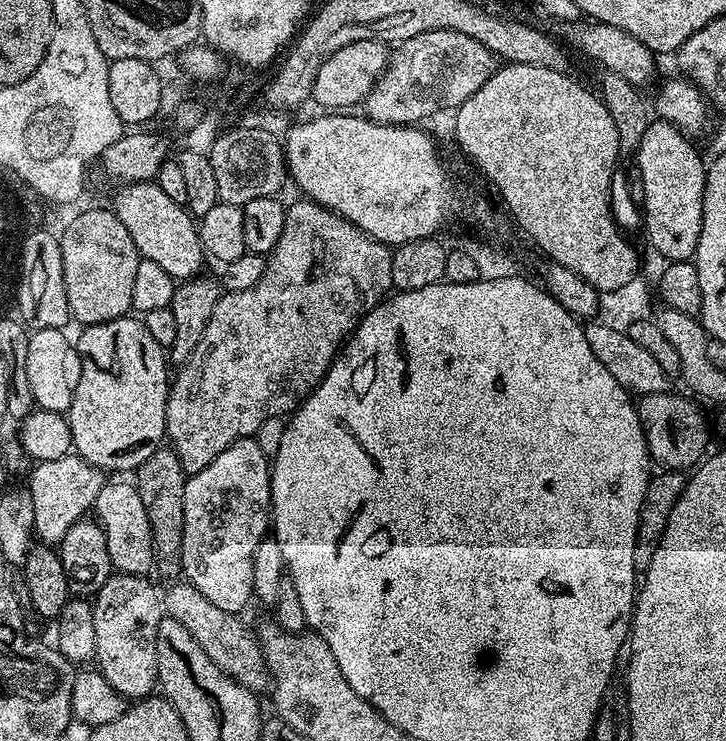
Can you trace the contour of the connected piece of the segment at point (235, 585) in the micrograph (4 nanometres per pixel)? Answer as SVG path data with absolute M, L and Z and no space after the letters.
M251 436L234 442L210 466L198 470L198 474L188 476L184 482L184 513L186 522L182 526L182 576L187 583L192 584L199 590L208 601L214 602L214 606L220 607L227 612L243 613L243 608L248 603L253 603L252 587L254 586L254 550L258 550L258 542L262 542L270 532L270 509L272 506L272 473L270 471L270 456L263 452L258 442Z

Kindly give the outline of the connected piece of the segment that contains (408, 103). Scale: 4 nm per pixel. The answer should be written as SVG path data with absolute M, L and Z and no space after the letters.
M449 28L414 34L414 38L399 41L395 45L387 68L376 79L376 85L364 99L363 115L379 124L419 125L423 116L428 116L431 112L440 112L443 108L455 110L462 102L466 102L466 98L470 98L470 94L478 94L478 90L482 90L482 86L486 86L489 78L496 73L497 67L497 56L489 48L482 46L482 42L466 34L458 34Z

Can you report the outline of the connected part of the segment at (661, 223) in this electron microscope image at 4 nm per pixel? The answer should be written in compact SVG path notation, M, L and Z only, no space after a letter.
M659 118L648 125L634 159L640 167L642 196L642 228L648 231L652 248L665 261L692 260L698 238L702 234L702 202L704 201L704 174L706 160L685 133L670 122Z

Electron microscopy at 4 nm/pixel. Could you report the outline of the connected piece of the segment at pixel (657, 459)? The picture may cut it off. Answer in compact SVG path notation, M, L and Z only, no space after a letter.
M675 391L641 395L638 400L640 425L653 465L660 464L656 466L664 470L692 470L705 459L709 451L708 420L695 399L676 395Z

